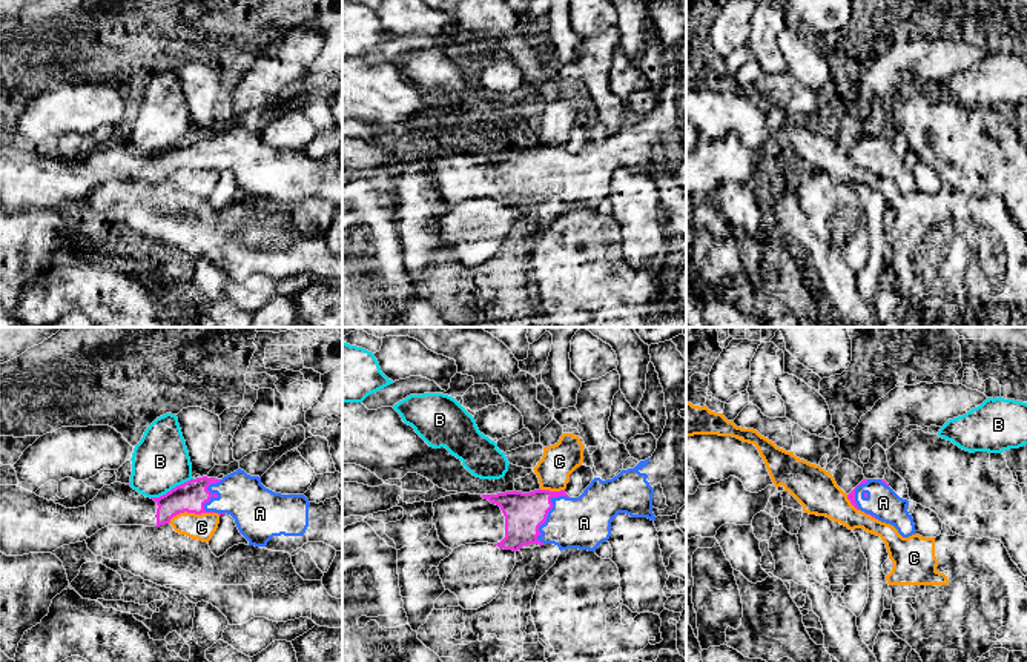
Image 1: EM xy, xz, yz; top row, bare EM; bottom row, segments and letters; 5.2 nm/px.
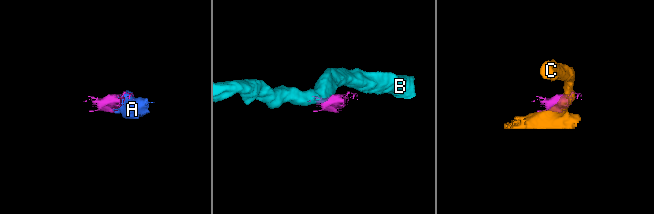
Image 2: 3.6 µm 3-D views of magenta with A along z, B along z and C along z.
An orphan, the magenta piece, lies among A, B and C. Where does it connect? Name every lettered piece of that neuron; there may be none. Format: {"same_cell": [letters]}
{"same_cell": ["A"]}

